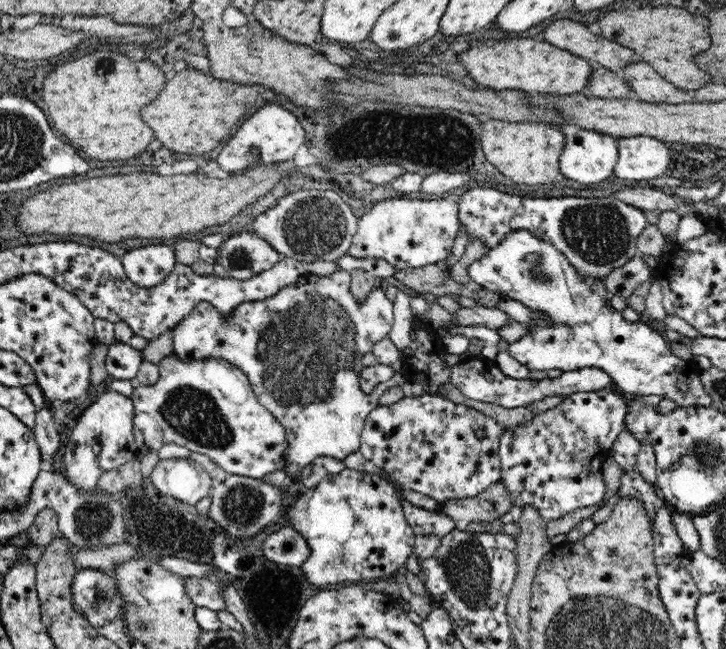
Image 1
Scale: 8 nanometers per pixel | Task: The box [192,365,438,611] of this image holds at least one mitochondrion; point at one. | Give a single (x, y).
(242, 506)

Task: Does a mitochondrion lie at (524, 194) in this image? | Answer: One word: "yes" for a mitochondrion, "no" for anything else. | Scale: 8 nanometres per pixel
no

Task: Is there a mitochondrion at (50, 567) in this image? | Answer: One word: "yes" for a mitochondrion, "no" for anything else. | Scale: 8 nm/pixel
no

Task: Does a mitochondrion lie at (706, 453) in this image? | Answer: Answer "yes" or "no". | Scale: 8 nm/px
yes

